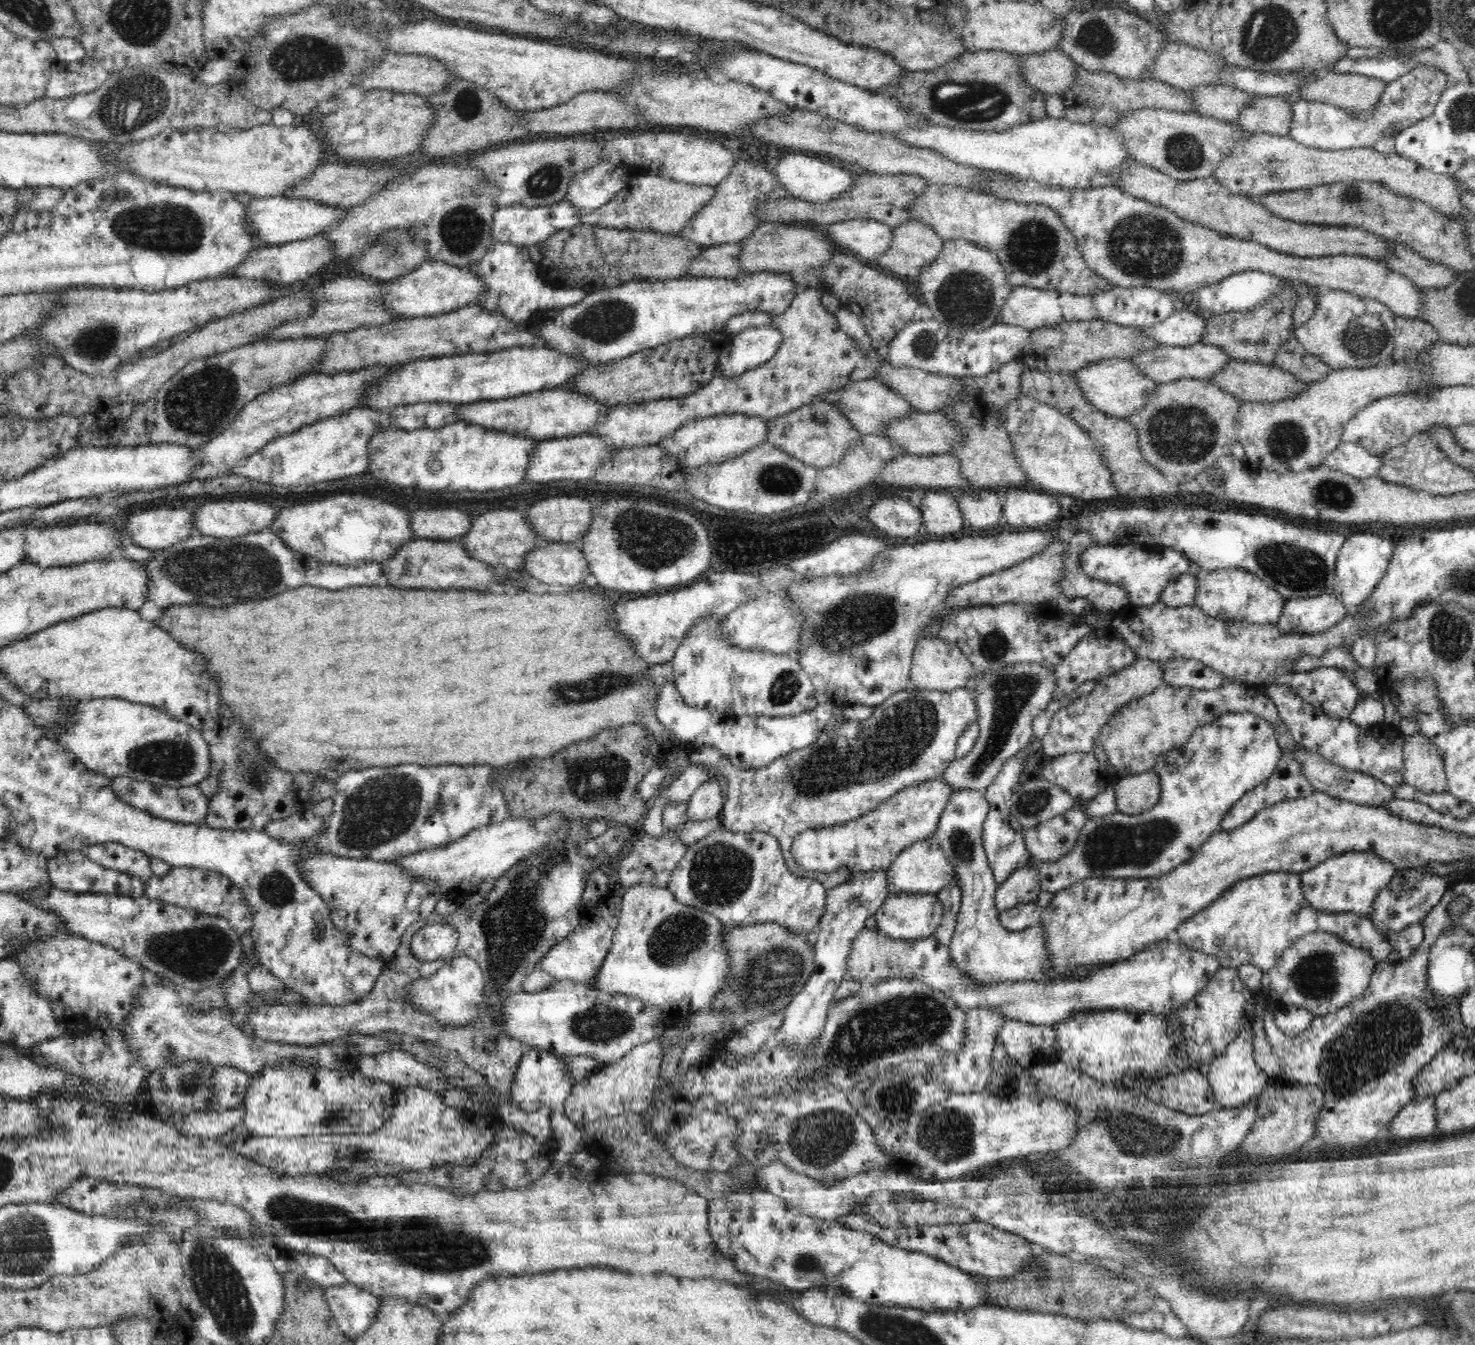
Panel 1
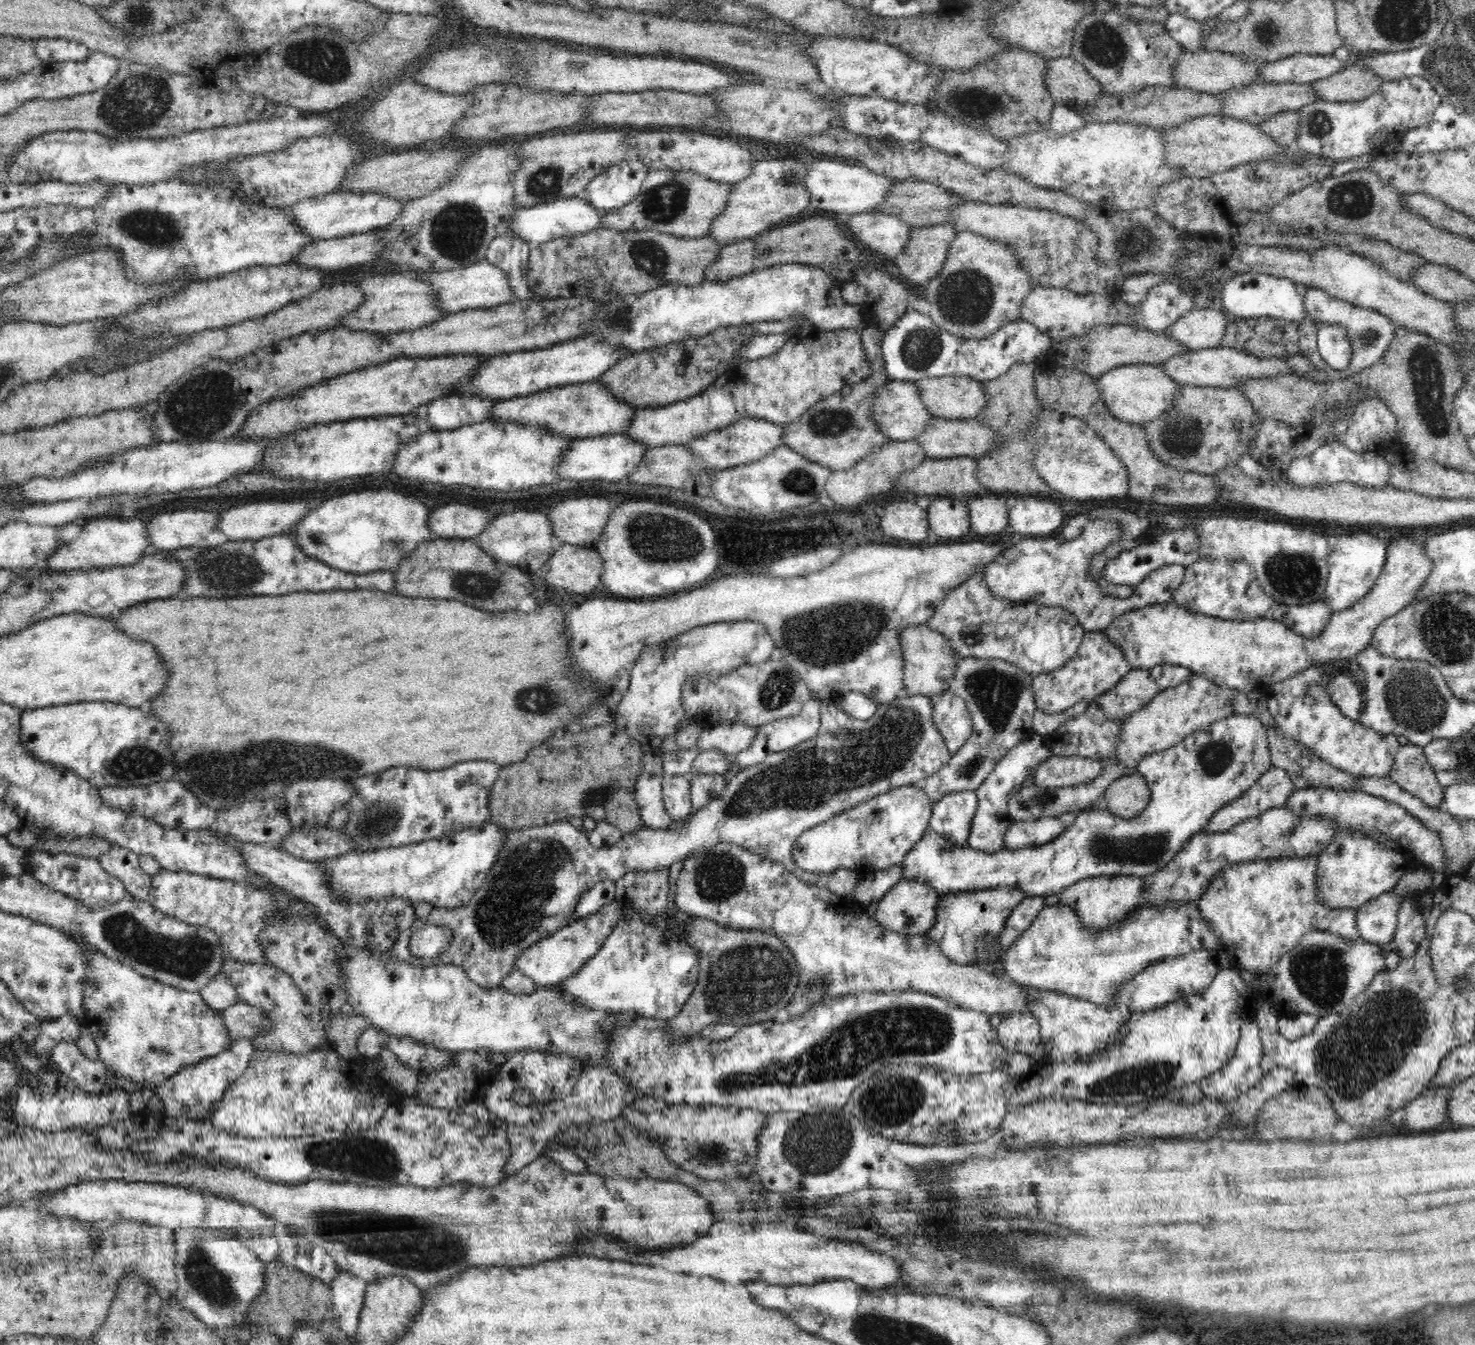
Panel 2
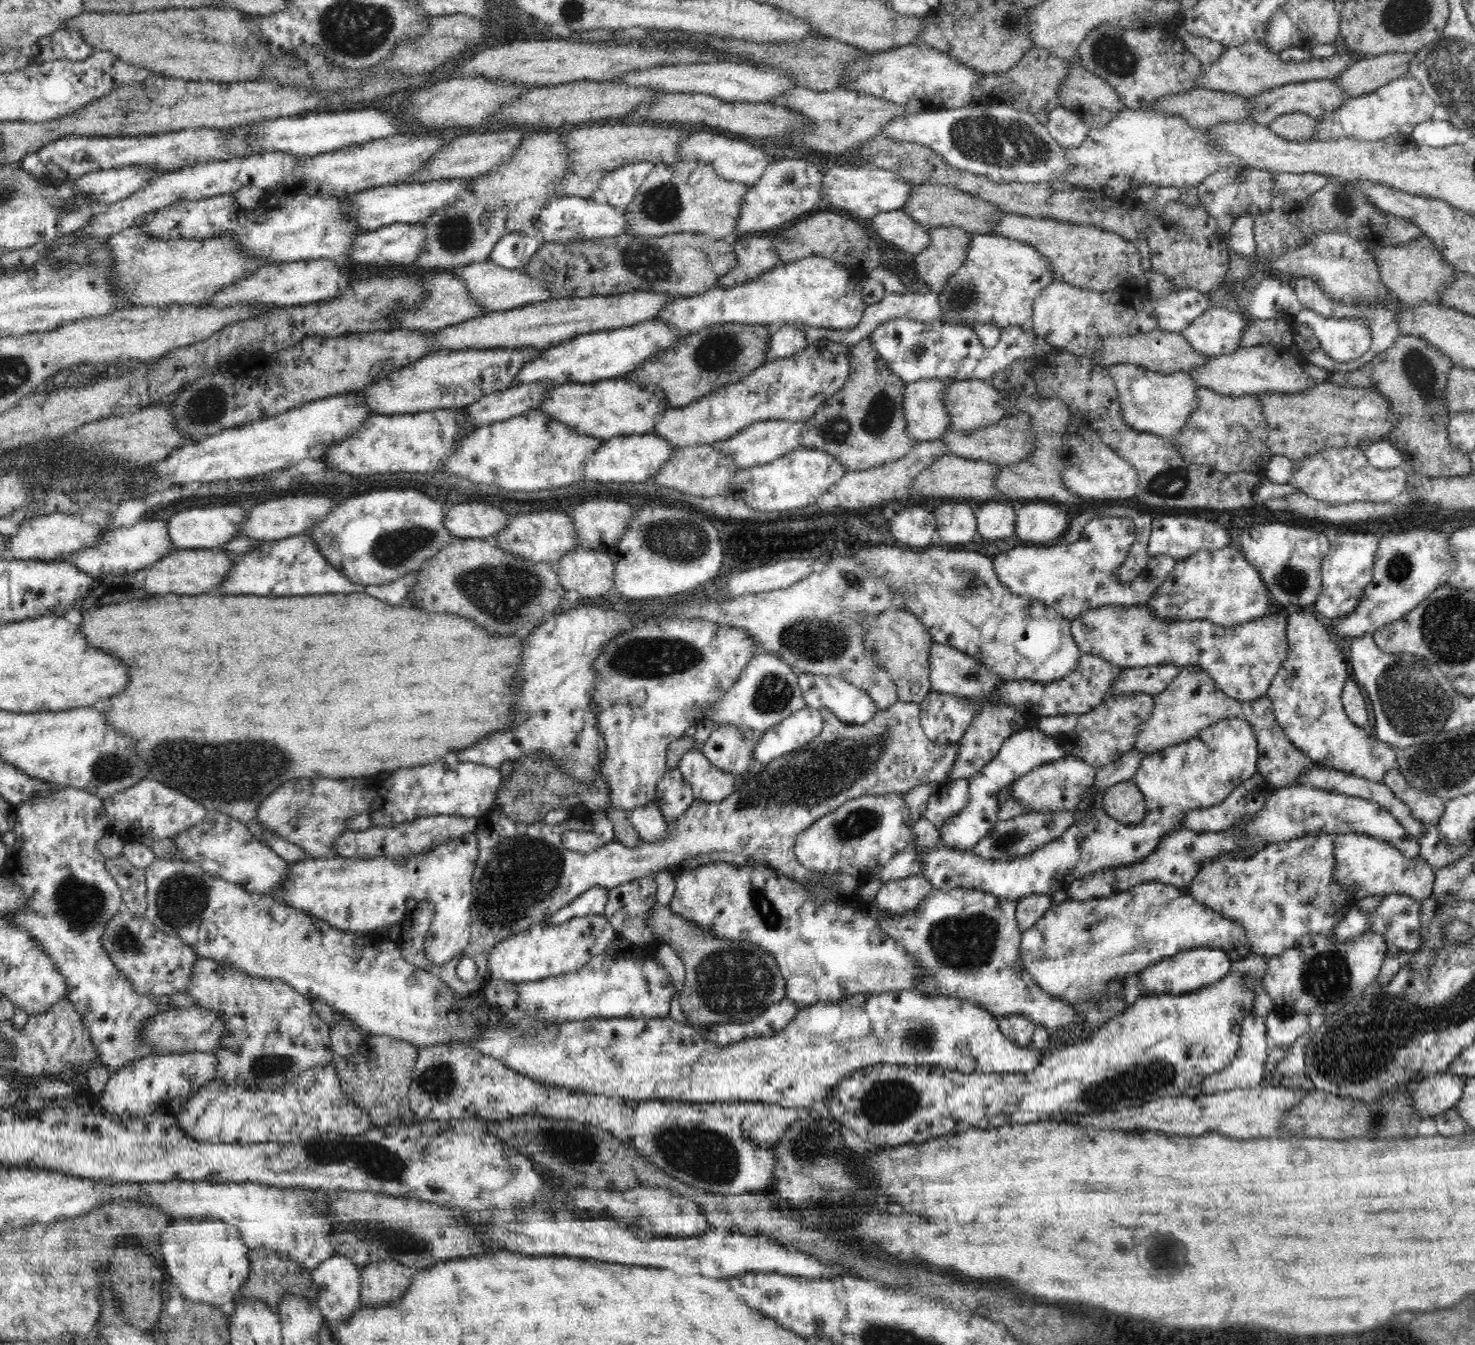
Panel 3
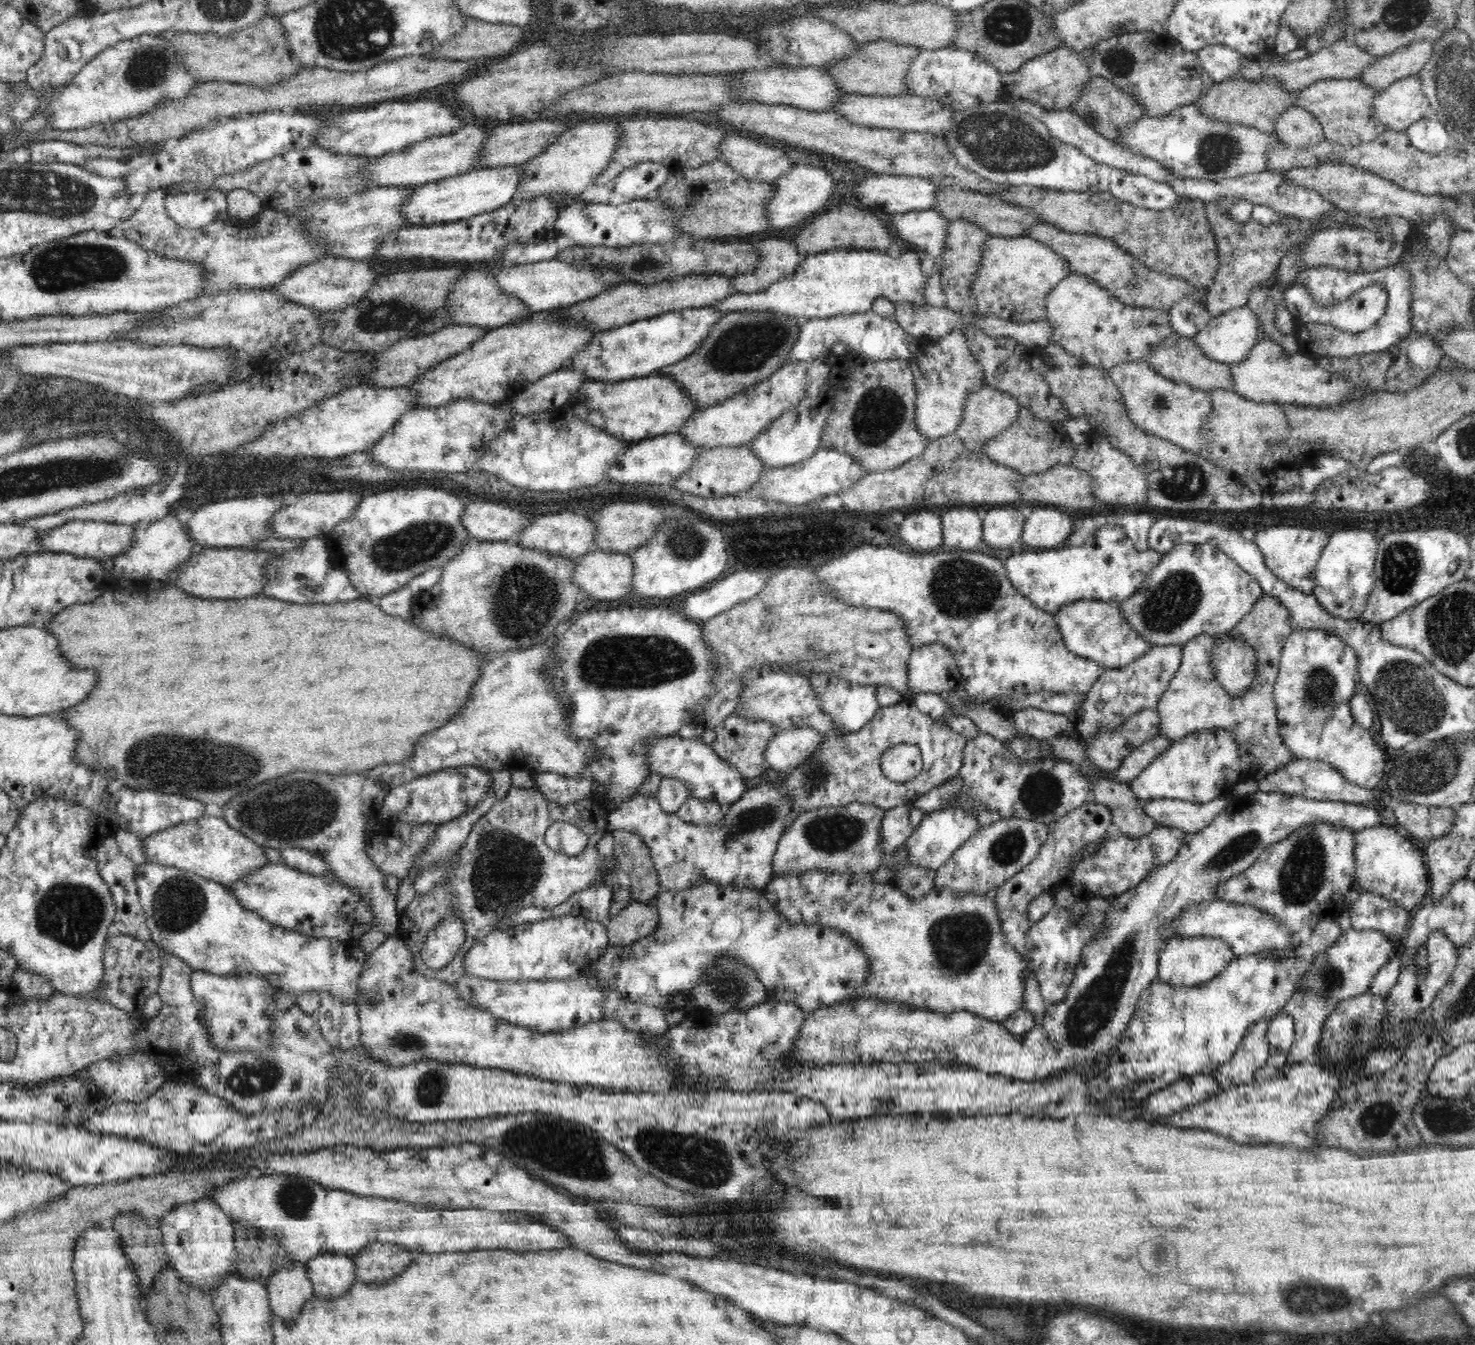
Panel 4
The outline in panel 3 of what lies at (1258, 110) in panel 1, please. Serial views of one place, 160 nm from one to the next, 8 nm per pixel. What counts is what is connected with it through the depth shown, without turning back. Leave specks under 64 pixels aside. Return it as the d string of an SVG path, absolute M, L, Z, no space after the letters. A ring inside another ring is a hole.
M1292 112L1278 116L1270 125L1270 130L1286 141L1313 141L1317 122L1308 114Z

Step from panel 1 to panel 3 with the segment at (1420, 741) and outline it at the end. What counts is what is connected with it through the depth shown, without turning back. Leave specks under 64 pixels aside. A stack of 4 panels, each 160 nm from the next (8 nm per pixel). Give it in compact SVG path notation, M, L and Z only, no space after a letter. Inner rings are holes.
M1396 766L1386 773L1383 782L1410 809L1416 820L1428 824L1439 823L1446 808L1446 800L1434 796L1427 790L1411 786Z

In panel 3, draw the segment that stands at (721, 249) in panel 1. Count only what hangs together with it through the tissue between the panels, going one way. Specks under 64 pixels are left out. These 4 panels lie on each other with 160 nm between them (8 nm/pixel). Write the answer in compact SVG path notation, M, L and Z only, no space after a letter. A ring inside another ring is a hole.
M747 235L733 241L736 268L720 276L719 286L734 288L736 285L746 284L748 280L756 280L764 272L782 263L774 250L771 237Z

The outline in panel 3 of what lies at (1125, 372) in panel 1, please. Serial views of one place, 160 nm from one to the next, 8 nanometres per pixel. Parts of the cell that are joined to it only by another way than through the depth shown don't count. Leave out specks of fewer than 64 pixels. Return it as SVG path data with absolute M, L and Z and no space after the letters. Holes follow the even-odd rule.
M1118 363L1107 368L1116 385L1122 416L1136 431L1172 439L1180 434L1192 412L1196 412L1196 390L1200 386L1190 372L1164 374L1154 372L1137 364Z

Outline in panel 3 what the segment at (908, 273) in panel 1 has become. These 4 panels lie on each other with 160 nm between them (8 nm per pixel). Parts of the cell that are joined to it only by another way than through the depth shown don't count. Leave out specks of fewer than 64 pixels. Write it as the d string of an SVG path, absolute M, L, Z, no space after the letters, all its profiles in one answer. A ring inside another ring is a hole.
M962 227L928 229L930 241L924 252L913 256L919 278L937 295L944 284L962 268L972 233Z

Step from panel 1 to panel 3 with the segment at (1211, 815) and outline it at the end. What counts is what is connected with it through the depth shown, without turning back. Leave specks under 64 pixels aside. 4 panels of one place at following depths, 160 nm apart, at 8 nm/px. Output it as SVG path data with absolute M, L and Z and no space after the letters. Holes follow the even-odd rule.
M1226 718L1218 720L1212 726L1203 728L1196 736L1180 744L1162 747L1159 751L1146 754L1138 768L1134 782L1144 795L1146 812L1140 824L1130 825L1114 822L1105 816L1104 811L1093 810L1088 814L1088 820L1075 822L1066 832L1060 834L1057 840L1036 849L1032 854L1018 856L1014 860L984 860L969 851L960 851L946 847L940 839L937 826L925 817L919 818L913 826L916 840L916 857L922 861L922 875L926 877L935 889L974 889L1004 897L1010 901L1019 901L1031 894L1050 894L1060 888L1066 889L1075 880L1084 875L1090 875L1102 868L1119 867L1145 859L1160 840L1168 836L1168 832L1179 829L1186 811L1197 808L1208 808L1220 804L1238 784L1242 784L1257 772L1257 738L1247 720Z

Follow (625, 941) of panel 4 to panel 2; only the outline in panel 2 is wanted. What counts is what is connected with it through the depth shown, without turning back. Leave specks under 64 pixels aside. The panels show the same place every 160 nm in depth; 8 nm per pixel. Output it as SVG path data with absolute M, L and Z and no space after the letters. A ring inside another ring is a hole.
M690 917L687 920L687 926L689 926L689 929L687 930L685 940L687 940L687 943L693 946L696 950L699 950L699 971L697 983L695 989L692 991L691 997L683 1006L680 1014L668 1021L668 1029L670 1029L670 1033L673 1034L673 1041L675 1044L682 1044L682 1041L688 1040L690 1036L696 1036L696 1033L700 1033L711 1024L732 1024L741 1028L743 1026L753 1025L773 1019L776 1012L780 1009L786 1008L786 1006L788 1006L798 994L799 966L796 966L794 955L785 945L785 942L780 940L777 936L774 936L771 932L760 932L758 930L732 930L728 927L721 927L713 920L701 919L700 917Z

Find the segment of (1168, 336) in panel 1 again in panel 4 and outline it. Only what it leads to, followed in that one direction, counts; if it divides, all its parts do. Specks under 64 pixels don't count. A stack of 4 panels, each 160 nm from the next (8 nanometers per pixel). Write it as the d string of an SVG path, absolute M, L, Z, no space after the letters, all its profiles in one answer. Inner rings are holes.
M1246 305L1233 308L1220 316L1211 317L1210 322L1194 336L1194 341L1205 356L1215 361L1232 364L1244 363L1252 352L1252 348L1263 337L1257 315Z

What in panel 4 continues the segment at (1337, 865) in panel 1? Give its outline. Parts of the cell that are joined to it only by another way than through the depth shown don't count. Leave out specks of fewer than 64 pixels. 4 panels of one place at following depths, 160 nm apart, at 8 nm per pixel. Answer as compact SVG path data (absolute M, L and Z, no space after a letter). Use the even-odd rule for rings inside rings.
M1376 825L1356 833L1354 863L1356 872L1353 884L1357 890L1368 891L1386 900L1393 900L1410 911L1425 901L1428 892L1426 884L1430 882L1425 857L1422 851L1411 844L1410 838L1398 834L1394 828Z

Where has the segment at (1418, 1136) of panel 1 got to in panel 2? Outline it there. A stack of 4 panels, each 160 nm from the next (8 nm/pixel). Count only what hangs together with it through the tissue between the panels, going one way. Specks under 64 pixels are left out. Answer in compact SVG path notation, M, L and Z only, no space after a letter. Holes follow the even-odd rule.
M1429 1084L1405 1108L1403 1121L1412 1130L1432 1132L1446 1120L1450 1088Z

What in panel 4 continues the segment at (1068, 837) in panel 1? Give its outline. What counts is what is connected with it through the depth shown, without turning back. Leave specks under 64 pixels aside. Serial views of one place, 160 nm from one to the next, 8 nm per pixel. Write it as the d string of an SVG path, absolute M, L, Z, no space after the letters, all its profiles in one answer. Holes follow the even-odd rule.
M1010 817L1000 819L988 826L980 827L970 839L948 859L936 872L934 886L949 888L958 896L964 894L993 895L1005 881L1020 872L1036 858L1043 847L1052 824L1040 824L1035 820Z

